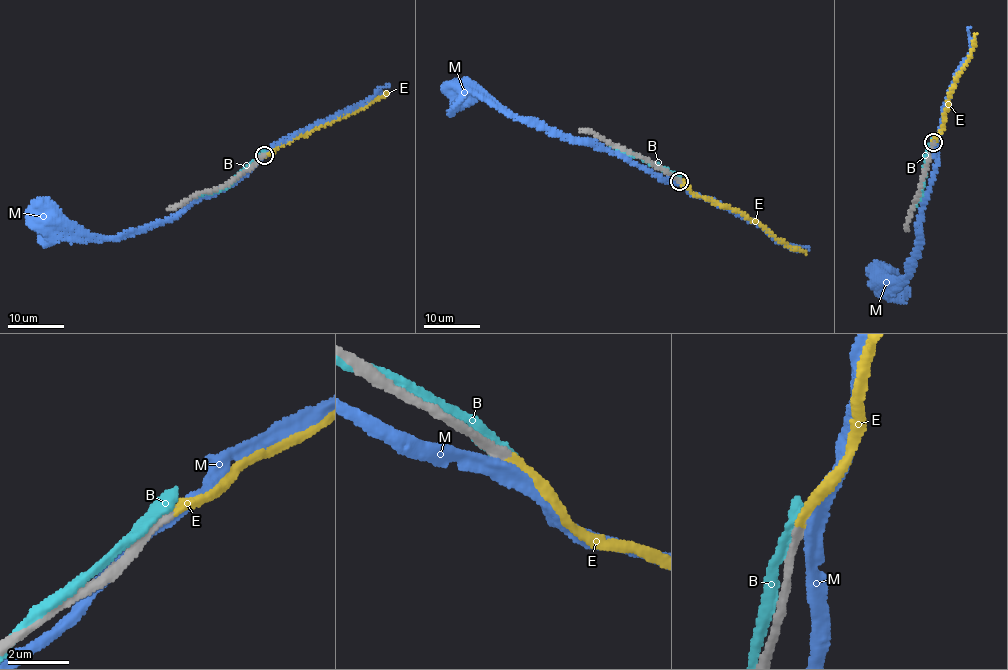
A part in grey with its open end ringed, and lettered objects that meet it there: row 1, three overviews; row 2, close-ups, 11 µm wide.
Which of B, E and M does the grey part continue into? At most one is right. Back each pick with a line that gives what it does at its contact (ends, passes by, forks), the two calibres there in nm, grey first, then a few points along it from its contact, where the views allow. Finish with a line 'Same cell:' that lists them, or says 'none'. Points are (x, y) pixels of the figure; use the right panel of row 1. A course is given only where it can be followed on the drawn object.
E: it ends there; 360 nm thick on the grey side, 280 nm on the other; it runs (933, 143), (943, 127), (949, 93), (968, 59), (976, 34)
Same cell: E

